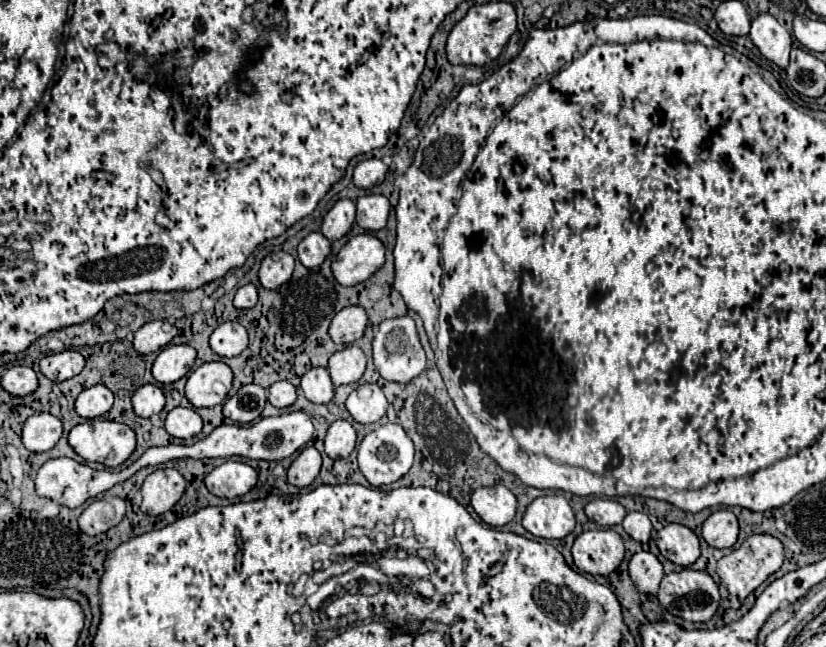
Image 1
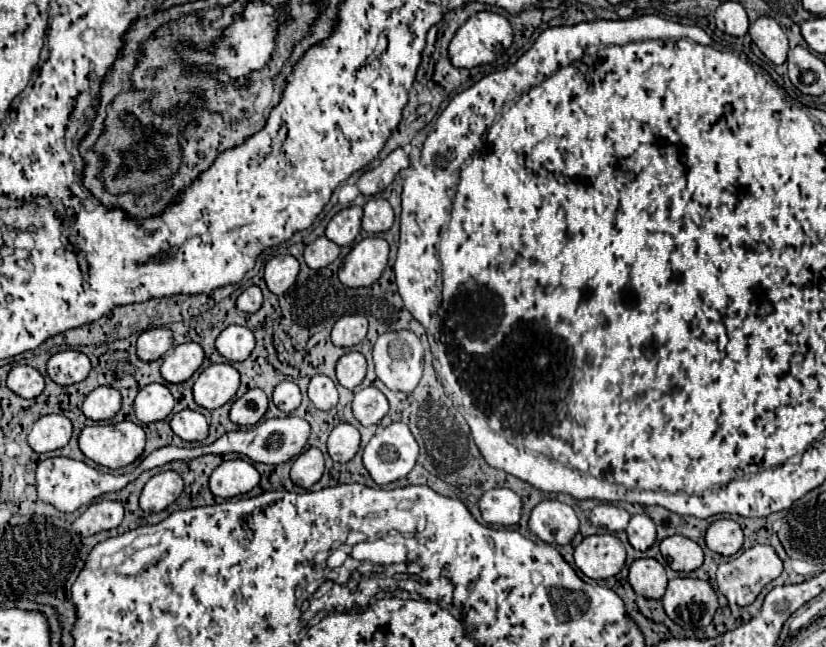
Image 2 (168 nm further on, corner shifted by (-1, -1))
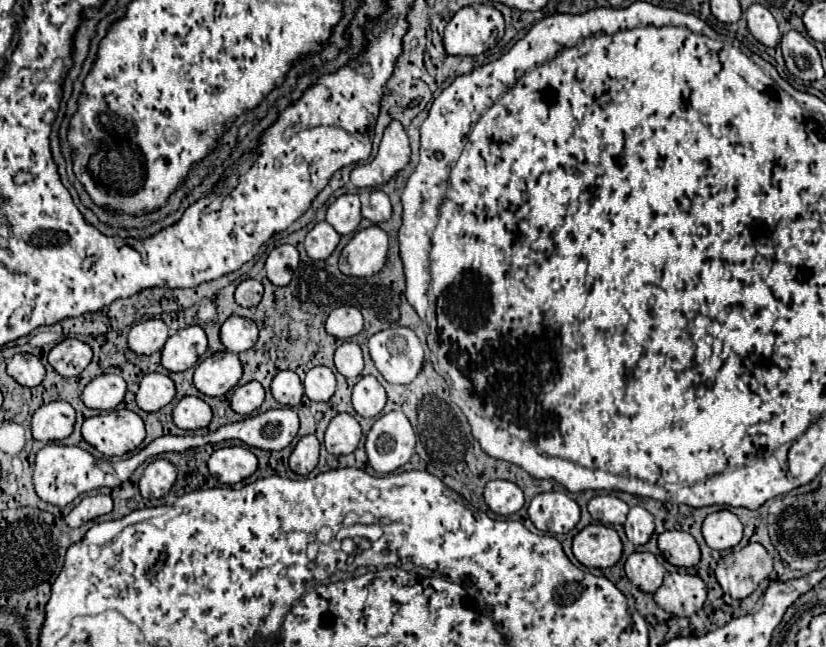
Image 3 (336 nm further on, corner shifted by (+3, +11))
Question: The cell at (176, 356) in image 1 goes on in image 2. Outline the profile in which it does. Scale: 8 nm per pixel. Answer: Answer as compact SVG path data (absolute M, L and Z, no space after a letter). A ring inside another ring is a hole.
M197 342L173 346L161 364L161 376L167 382L185 382L203 364L203 358L205 352Z

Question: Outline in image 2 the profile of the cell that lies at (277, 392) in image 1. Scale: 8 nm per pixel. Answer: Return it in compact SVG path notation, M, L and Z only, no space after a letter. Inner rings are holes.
M281 382L273 392L273 402L281 412L293 412L301 404L301 390L295 382Z

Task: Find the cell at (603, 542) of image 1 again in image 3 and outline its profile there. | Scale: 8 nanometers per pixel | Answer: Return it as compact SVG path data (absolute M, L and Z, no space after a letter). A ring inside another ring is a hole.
M589 524L573 538L573 554L587 568L615 566L621 552L621 538L611 526Z

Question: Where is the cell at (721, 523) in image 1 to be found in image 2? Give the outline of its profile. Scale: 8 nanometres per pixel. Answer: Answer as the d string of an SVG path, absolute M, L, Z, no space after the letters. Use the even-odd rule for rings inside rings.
M731 518L715 520L705 534L705 544L717 554L733 556L743 546L743 530Z

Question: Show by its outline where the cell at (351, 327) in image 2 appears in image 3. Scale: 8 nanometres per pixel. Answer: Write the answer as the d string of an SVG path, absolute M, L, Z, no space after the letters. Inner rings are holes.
M339 306L327 318L327 332L341 340L359 334L361 328L363 328L363 316L355 306Z

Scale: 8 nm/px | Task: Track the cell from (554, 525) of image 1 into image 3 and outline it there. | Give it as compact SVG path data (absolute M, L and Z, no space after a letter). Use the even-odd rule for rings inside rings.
M565 492L537 494L527 514L537 530L549 534L567 534L579 522L579 506Z

